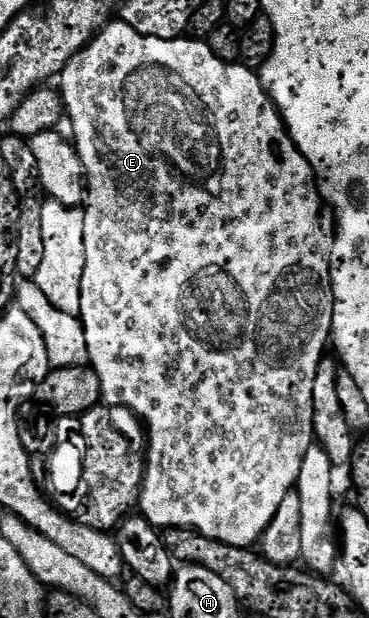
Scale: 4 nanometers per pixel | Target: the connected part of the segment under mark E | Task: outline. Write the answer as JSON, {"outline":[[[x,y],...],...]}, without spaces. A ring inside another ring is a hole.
{"outline":[[[120,18],[106,25],[97,36],[91,40],[83,52],[72,57],[66,69],[60,74],[60,93],[65,104],[65,115],[68,122],[74,127],[72,143],[78,152],[82,163],[82,175],[86,178],[86,194],[84,197],[84,278],[80,296],[81,322],[84,326],[86,341],[88,342],[88,364],[100,378],[102,386],[102,400],[112,408],[129,408],[135,416],[144,421],[148,433],[148,451],[146,454],[146,476],[142,480],[142,494],[140,497],[140,512],[146,517],[149,524],[159,530],[171,528],[193,528],[194,531],[210,536],[213,540],[228,542],[232,546],[249,548],[257,545],[262,539],[264,530],[274,518],[276,510],[280,510],[280,502],[289,492],[295,491],[300,474],[300,462],[304,462],[304,454],[308,454],[310,447],[315,444],[314,415],[312,414],[312,386],[316,382],[316,370],[320,362],[327,355],[326,344],[332,340],[332,314],[334,313],[334,295],[332,294],[332,278],[330,277],[330,244],[328,232],[322,229],[322,212],[324,201],[318,191],[312,166],[300,154],[300,150],[292,142],[290,133],[286,131],[286,123],[278,113],[278,107],[270,99],[270,93],[264,90],[259,73],[253,68],[247,68],[239,62],[229,64],[216,54],[212,54],[209,43],[198,38],[179,38],[165,40],[152,38],[132,30]]]}

